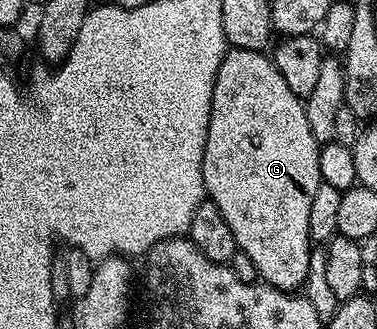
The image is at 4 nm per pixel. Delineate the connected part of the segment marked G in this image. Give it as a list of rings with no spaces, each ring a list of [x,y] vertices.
[[[230,48],[216,74],[208,134],[202,159],[202,186],[209,203],[220,210],[228,230],[232,232],[235,249],[250,259],[261,279],[287,294],[301,289],[309,274],[312,241],[308,230],[308,214],[312,198],[320,187],[320,142],[308,126],[303,97],[288,90],[284,74],[269,55],[252,50]]]

